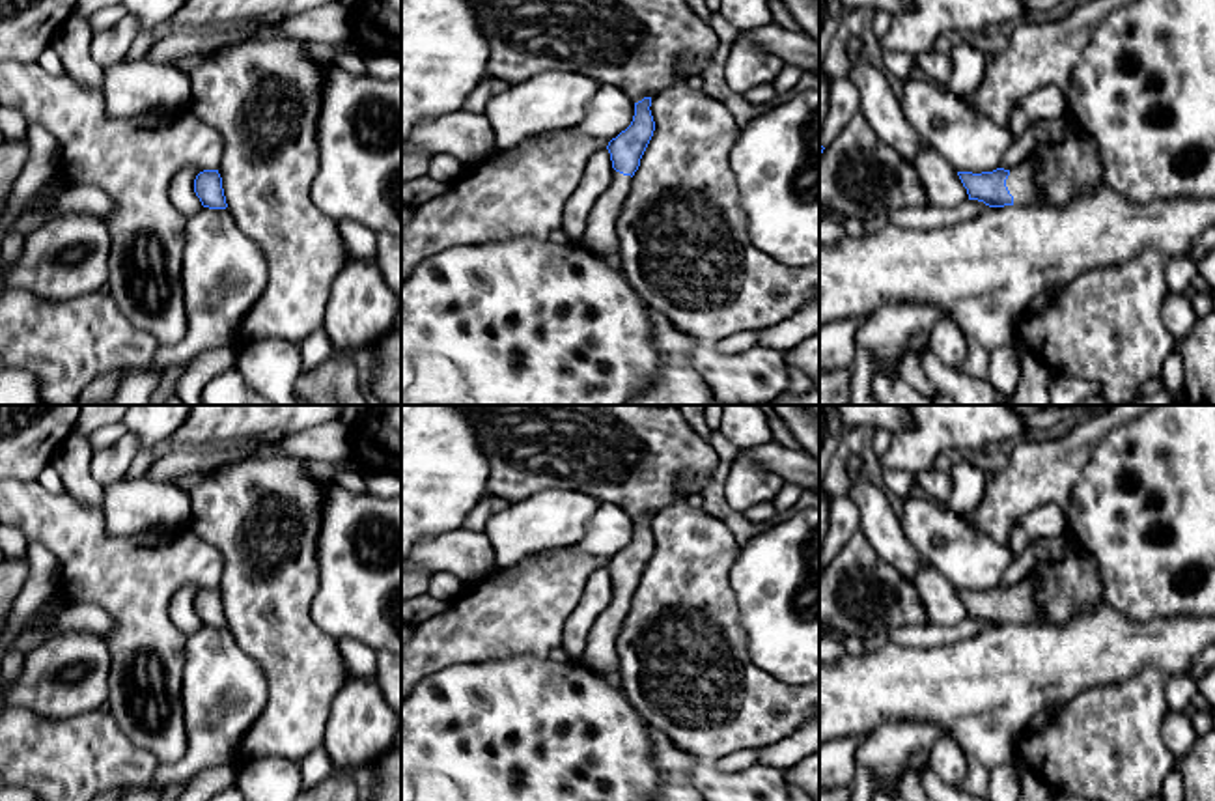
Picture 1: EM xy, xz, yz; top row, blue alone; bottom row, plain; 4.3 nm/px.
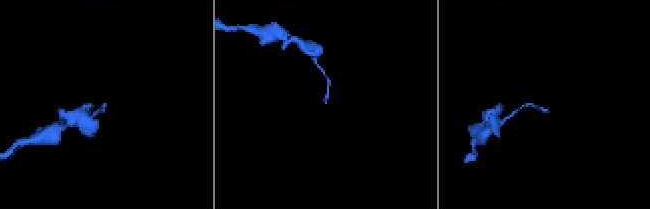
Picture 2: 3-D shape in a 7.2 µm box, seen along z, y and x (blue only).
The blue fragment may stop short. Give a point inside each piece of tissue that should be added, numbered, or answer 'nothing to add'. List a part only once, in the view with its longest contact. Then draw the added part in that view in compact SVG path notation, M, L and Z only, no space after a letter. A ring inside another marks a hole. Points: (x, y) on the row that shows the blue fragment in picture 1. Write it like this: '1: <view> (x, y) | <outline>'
1: yz (1021, 182) | M1023 162L1010 170L1006 187L1013 196L1013 204L1019 205L1045 205L1045 192L1036 181L1038 166L1034 162Z

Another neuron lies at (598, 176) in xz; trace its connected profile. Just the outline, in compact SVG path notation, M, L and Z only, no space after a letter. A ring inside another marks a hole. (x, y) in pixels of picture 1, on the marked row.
M607 148L590 157L577 190L566 204L562 230L569 241L582 239L594 204L612 183L612 170L614 168Z

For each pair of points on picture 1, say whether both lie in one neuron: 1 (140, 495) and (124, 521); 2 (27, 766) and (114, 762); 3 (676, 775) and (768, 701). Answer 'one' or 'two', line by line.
1: one
2: one
3: two

